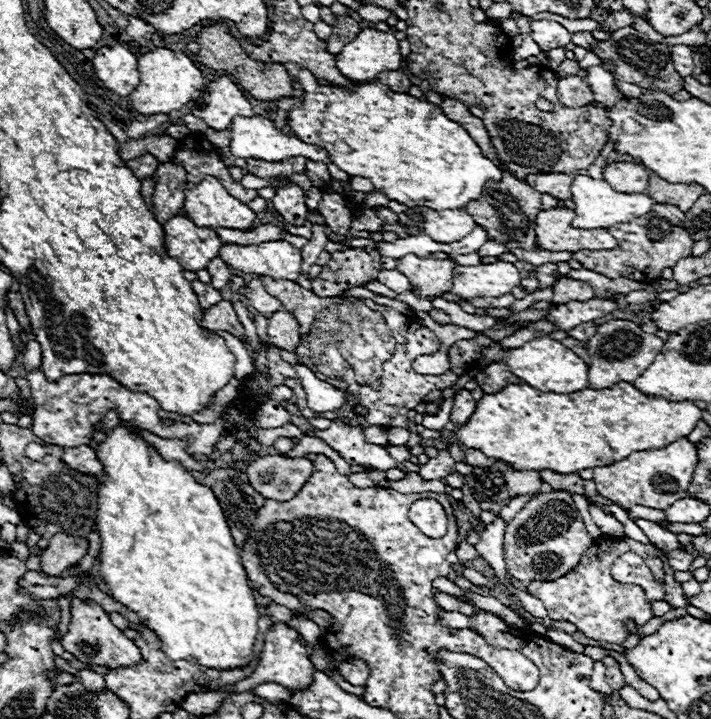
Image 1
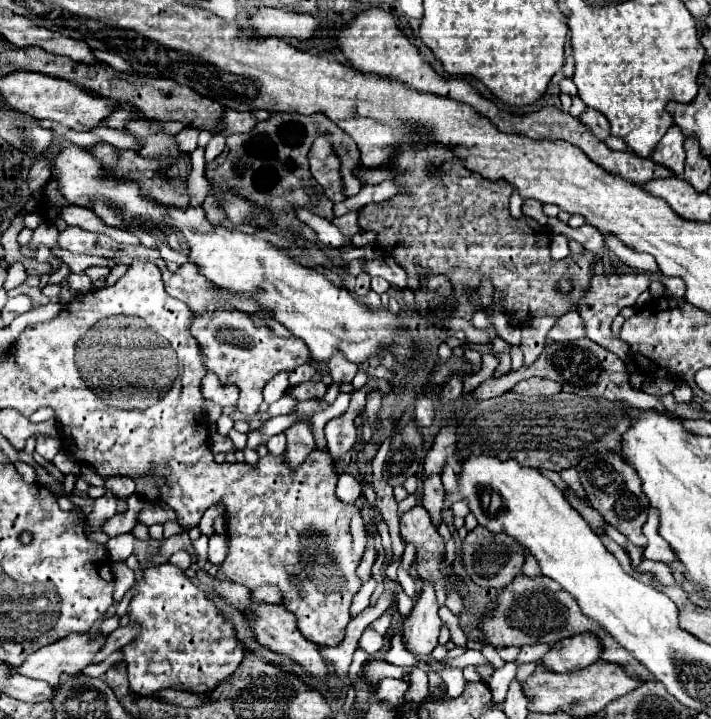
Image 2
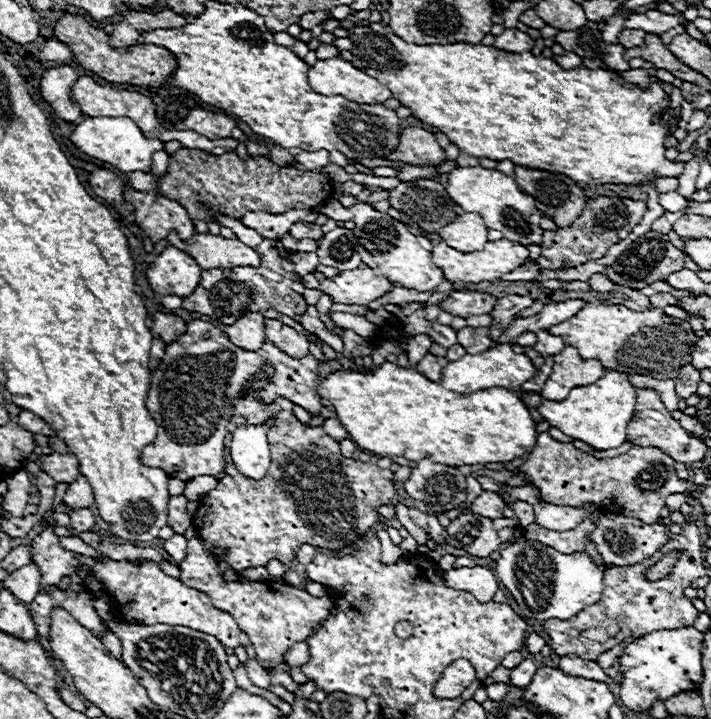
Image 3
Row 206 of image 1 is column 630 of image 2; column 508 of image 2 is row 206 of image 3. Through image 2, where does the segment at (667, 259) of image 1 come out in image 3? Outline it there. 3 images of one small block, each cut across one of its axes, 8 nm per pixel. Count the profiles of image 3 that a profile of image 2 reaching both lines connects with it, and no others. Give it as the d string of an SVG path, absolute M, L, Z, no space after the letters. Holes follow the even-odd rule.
M598 196L598 198L590 198L582 210L582 214L568 226L568 228L560 228L558 232L546 232L542 236L544 244L542 254L538 258L540 268L548 268L548 270L556 270L556 268L572 268L578 264L586 264L590 260L598 260L604 258L608 248L624 238L628 238L628 234L632 232L632 228L640 222L640 218L646 212L646 204L640 200L630 200L630 198L608 198L608 196Z

